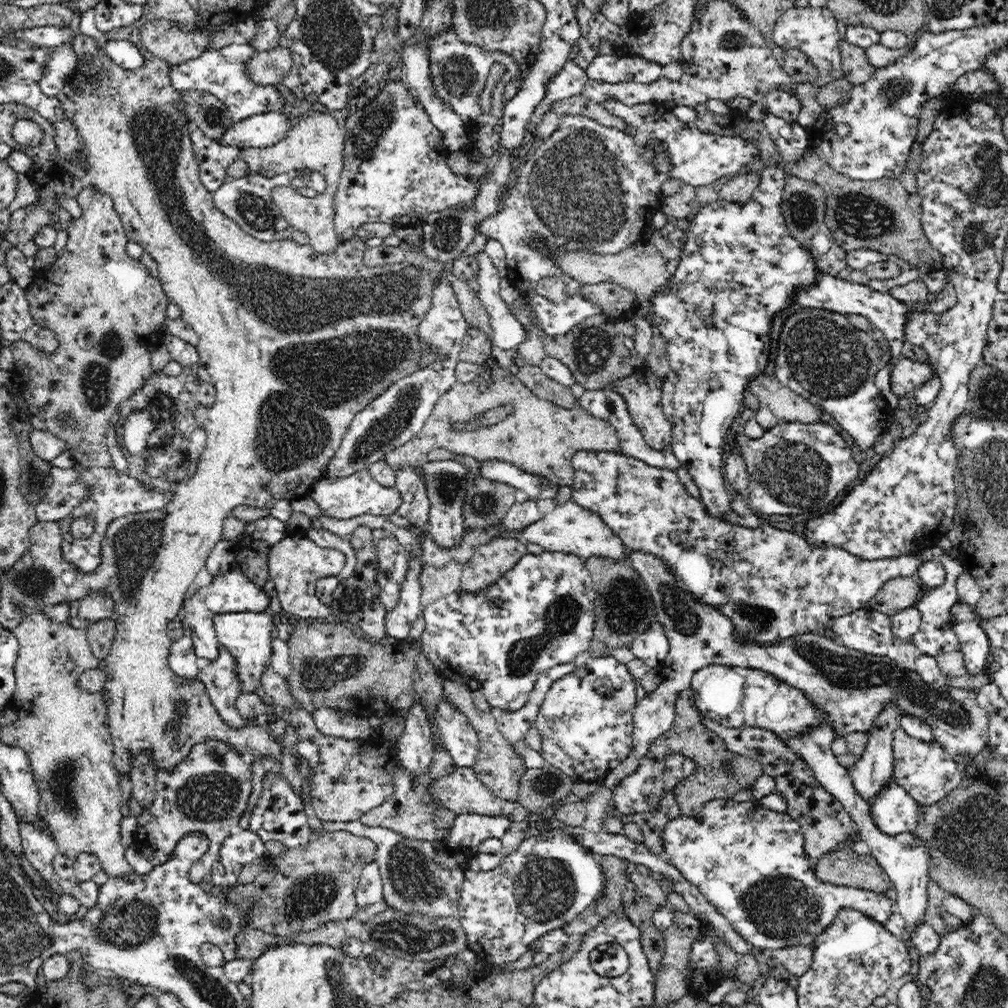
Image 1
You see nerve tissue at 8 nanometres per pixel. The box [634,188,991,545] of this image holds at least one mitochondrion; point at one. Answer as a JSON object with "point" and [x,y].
{"point":[824,357]}

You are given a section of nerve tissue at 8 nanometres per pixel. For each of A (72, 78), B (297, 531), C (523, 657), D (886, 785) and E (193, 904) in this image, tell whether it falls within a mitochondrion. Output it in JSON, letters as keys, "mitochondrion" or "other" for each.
{"A":"other","B":"other","C":"mitochondrion","D":"other","E":"other"}

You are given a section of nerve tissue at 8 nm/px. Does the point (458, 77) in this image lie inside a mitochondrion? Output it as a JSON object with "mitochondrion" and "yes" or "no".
{"mitochondrion":"yes"}

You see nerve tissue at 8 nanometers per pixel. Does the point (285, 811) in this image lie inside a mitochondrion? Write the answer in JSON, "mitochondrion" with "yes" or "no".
{"mitochondrion":"no"}

